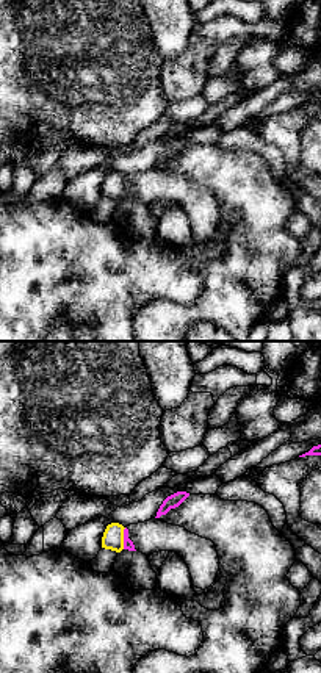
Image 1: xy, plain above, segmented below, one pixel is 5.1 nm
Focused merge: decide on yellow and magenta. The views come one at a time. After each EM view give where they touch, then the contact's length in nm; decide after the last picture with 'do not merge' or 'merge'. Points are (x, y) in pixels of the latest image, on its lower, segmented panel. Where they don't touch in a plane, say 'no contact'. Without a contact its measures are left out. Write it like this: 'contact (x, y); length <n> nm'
contact (122, 539); length 110 nm

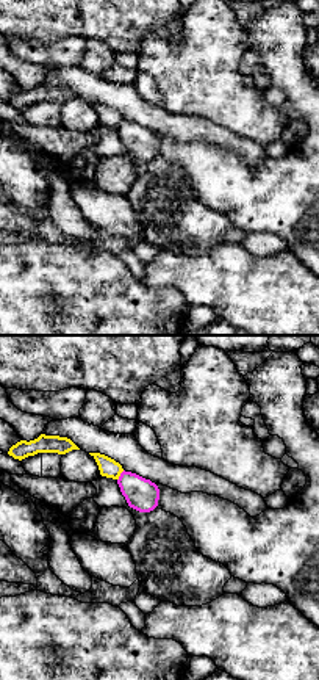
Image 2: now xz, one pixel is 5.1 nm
contact (119, 475); length 70 nm

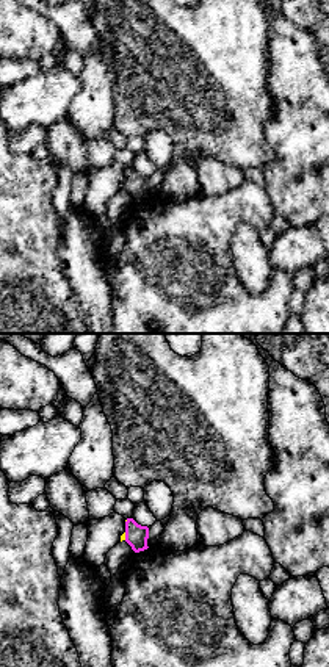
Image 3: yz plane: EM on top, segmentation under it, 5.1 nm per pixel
contact (124, 536); length 40 nm

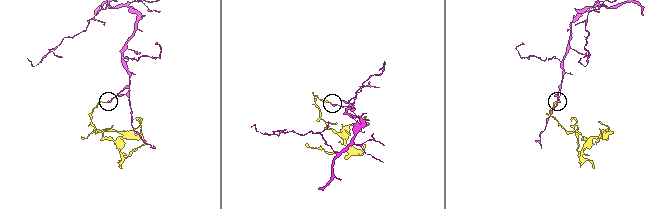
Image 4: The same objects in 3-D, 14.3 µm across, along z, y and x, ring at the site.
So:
do not merge

